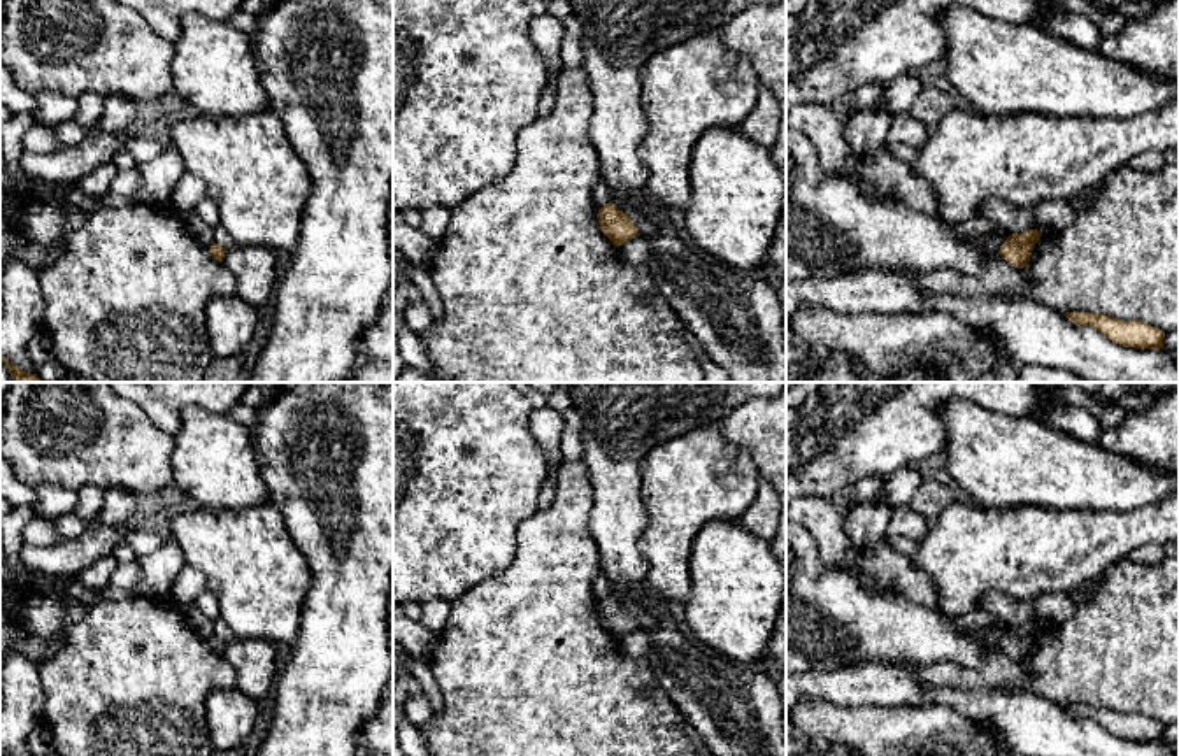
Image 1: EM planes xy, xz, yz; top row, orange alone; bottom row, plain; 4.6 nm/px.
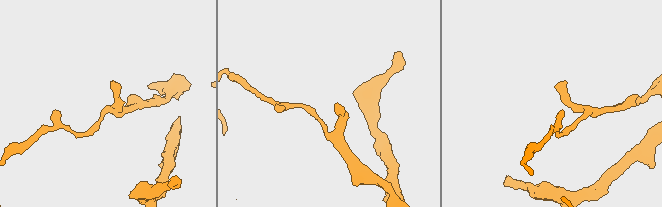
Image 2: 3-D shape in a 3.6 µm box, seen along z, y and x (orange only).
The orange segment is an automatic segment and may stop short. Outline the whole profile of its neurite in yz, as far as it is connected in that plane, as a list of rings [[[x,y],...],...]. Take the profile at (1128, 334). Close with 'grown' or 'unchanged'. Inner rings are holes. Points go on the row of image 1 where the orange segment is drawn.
[[[1065,312],[1063,316],[1077,326],[1091,326],[1098,330],[1104,337],[1123,347],[1163,347],[1165,332],[1142,321],[1121,321],[1105,314],[1090,312]]] | unchanged

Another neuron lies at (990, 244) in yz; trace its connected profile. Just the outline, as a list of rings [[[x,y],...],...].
[[[998,228],[991,235],[967,235],[974,244],[977,244],[984,253],[997,254],[1009,237],[1009,233],[1002,228]]]

